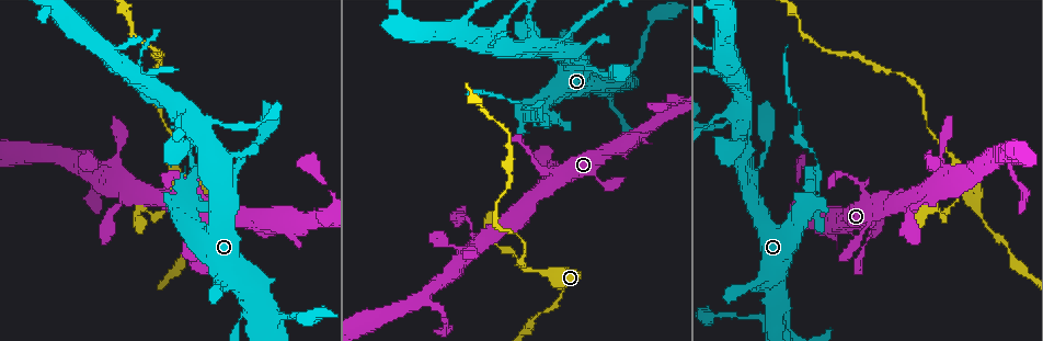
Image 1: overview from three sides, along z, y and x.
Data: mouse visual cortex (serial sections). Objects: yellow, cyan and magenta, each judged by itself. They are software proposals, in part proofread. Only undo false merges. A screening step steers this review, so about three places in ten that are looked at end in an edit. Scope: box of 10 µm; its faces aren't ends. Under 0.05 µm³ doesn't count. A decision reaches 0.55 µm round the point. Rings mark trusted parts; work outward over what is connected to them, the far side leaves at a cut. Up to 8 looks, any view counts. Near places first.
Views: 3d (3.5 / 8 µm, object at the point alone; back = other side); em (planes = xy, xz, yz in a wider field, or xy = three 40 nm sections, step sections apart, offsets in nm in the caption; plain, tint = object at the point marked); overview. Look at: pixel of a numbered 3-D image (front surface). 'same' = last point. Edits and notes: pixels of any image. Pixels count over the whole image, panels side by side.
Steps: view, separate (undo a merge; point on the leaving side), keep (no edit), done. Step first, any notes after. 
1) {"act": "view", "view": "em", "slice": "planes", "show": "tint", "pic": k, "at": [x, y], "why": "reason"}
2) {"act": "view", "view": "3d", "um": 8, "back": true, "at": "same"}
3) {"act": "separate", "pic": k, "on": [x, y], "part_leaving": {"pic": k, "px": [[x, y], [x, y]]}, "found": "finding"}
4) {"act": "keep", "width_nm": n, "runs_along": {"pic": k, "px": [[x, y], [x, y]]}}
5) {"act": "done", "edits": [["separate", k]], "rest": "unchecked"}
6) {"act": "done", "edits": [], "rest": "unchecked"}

{"act": "view", "view": "3d", "um": 8, "pic": 1, "at": [185, 174], "why": "a narrow waist"}

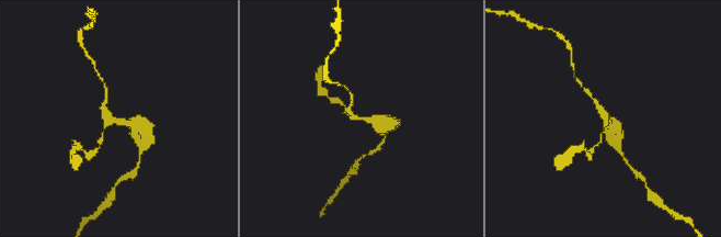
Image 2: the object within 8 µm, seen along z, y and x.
{"act": "view", "view": "3d", "um": 3.5, "at": "same", "why": "closer look"}

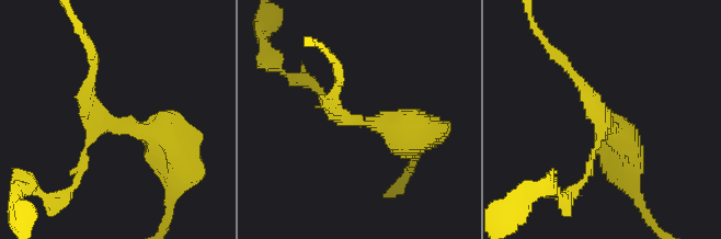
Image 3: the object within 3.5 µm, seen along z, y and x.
{"act": "keep", "runs_along": {"pic": 3, "px": [[174, 139], [106, 123], [87, 102], [93, 68]]}, "found": "one cell here"}

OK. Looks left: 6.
{"act": "view", "view": "3d", "um": 3.5, "pic": 1, "at": [423, 296], "why": "a fork"}

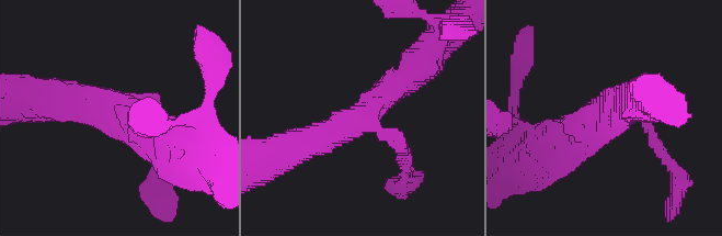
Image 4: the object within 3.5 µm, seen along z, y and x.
{"act": "view", "view": "em", "slice": "xy", "step": 5, "show": "tint", "pic": 4, "at": [117, 106]}

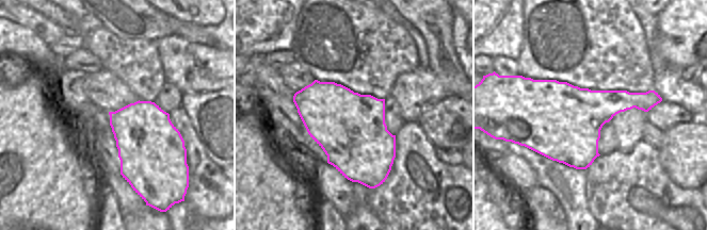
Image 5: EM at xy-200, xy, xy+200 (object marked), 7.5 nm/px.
{"act": "keep", "arms": 3, "runs_along": {"pic": 4, "px": [[413, 72], [355, 121], [298, 146]]}, "found": "all the same cell"}

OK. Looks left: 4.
{"act": "view", "view": "3d", "um": 8, "pic": 1, "at": [929, 209], "why": "sharp bend"}

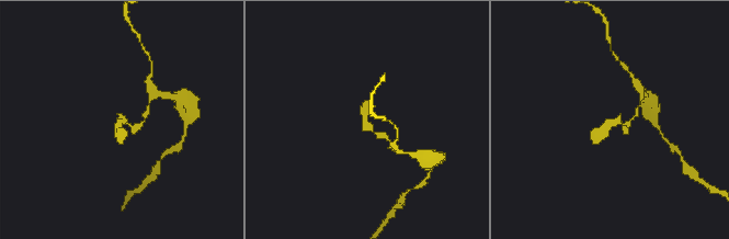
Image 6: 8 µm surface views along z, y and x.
{"act": "view", "view": "em", "slice": "xy", "step": 2, "show": "tint", "at": "same", "why": "now the EM"}

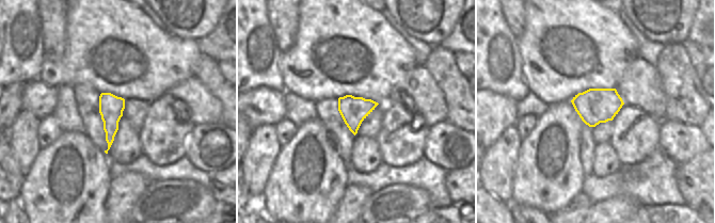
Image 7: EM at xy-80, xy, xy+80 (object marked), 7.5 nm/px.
{"act": "keep", "runs_along": {"pic": 6, "px": [[627, 123], [612, 121], [593, 144]]}, "found": "all the same cell"}

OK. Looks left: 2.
{"act": "done", "edits": [], "rest": "unchecked"}

